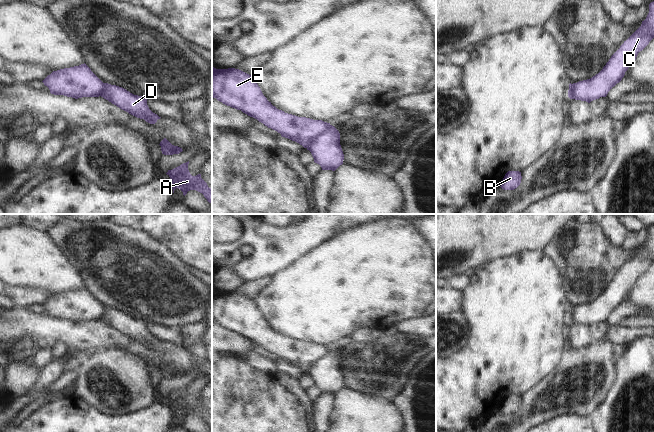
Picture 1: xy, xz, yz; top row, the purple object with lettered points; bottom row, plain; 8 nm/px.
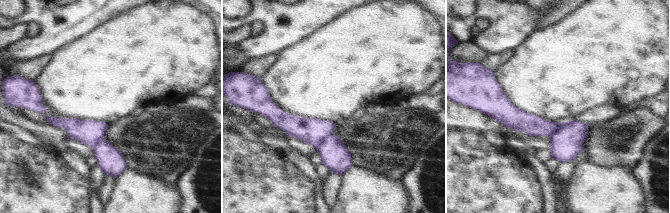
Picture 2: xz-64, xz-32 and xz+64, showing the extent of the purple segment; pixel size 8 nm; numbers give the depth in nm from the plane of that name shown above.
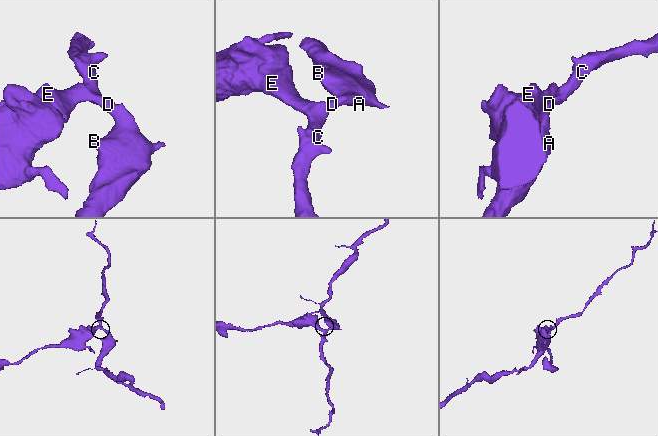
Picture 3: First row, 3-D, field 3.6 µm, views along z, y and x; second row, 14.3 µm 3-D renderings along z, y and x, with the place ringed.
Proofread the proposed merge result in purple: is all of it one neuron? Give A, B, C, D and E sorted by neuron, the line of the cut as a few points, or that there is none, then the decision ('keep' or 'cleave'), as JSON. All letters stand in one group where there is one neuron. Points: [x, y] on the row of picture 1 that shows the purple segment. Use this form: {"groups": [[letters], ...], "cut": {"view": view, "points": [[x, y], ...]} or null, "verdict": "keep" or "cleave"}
{"groups": [["A", "B", "C", "D"], ["E"]], "cut": {"view": "xz", "points": [[330, 125], [306, 147]]}, "verdict": "cleave"}

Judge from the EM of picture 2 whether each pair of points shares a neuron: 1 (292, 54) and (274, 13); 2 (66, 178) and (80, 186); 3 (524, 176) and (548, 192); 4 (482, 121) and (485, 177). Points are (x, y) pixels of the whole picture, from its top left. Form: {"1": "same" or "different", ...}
{"1": "different", "2": "same", "3": "different", "4": "different"}

